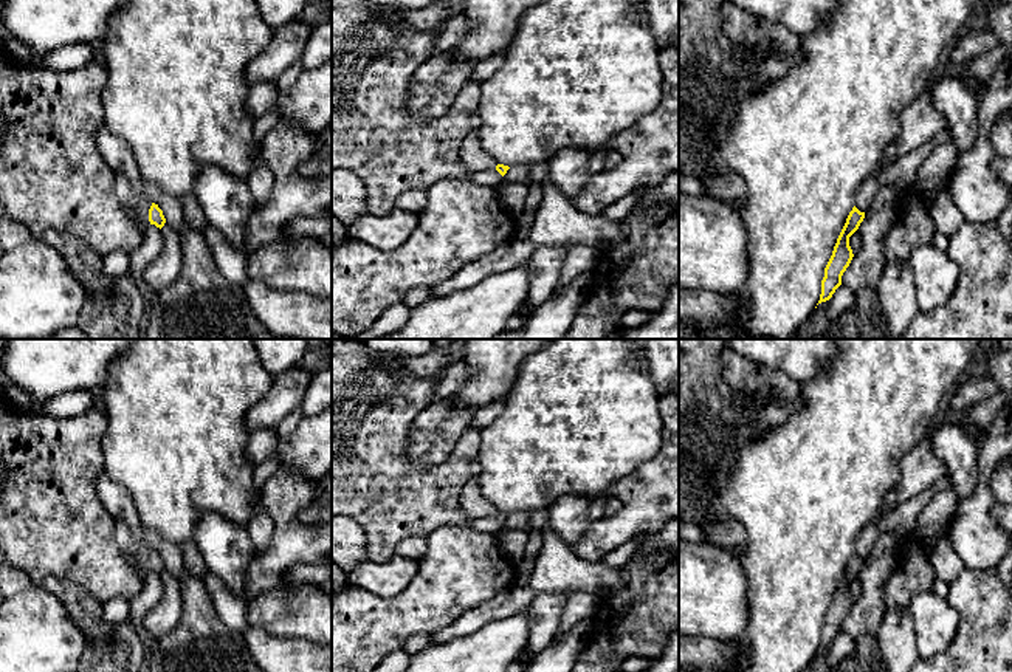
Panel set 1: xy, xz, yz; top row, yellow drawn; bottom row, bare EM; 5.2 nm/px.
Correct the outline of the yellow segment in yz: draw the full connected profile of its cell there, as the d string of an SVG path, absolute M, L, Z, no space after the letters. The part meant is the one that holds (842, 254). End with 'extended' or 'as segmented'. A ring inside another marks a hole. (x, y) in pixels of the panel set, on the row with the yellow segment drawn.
M854 206L846 218L846 223L834 246L832 255L824 268L824 277L821 280L821 294L818 303L829 300L835 290L842 285L842 276L854 257L852 249L849 246L849 237L859 229L863 218L865 212L860 212Z; as segmented

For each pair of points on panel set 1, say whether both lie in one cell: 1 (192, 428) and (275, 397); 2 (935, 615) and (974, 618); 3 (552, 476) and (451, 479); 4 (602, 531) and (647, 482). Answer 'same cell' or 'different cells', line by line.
1: different cells
2: different cells
3: different cells
4: same cell

